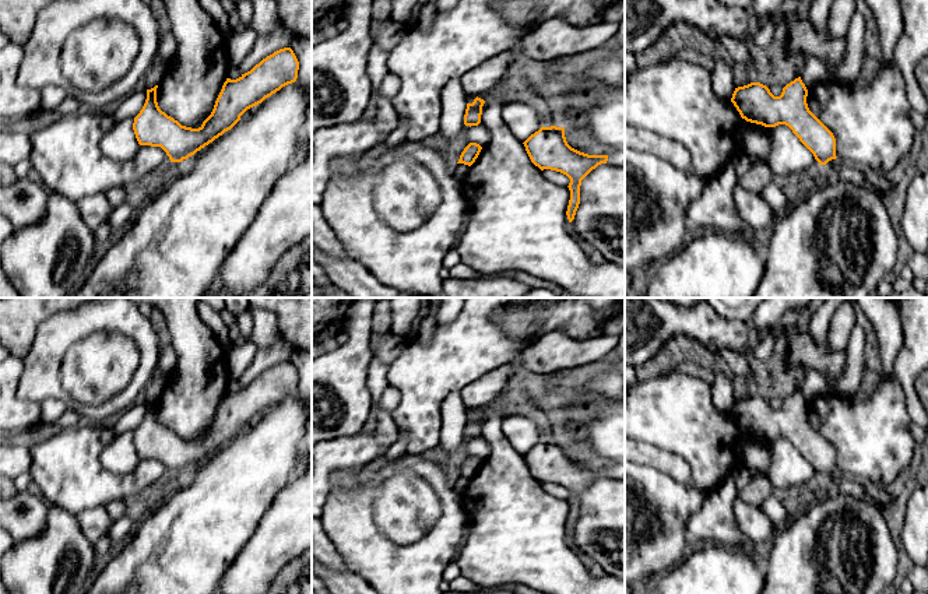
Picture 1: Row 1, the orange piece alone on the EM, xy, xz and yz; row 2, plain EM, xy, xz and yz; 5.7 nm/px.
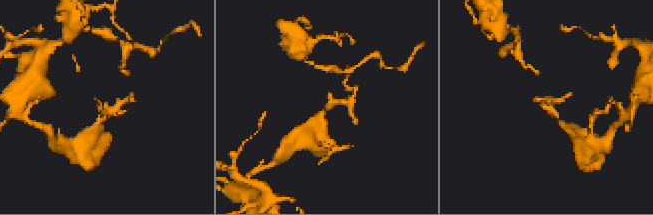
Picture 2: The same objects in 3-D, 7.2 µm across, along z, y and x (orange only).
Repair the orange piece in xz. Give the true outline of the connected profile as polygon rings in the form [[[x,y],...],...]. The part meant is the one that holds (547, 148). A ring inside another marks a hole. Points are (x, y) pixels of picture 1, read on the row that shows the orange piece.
[[[542,126],[523,144],[531,162],[541,171],[556,171],[570,179],[566,215],[572,222],[580,204],[581,180],[598,165],[607,164],[608,155],[588,155],[572,148],[566,141],[565,129],[556,126]]]

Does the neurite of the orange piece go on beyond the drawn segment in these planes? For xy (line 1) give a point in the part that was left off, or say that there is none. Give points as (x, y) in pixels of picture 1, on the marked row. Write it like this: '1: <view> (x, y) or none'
1: none

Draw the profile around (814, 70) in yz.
[[[819,57],[806,59],[799,67],[799,77],[805,84],[806,89],[812,85],[826,81],[827,67],[826,63]]]

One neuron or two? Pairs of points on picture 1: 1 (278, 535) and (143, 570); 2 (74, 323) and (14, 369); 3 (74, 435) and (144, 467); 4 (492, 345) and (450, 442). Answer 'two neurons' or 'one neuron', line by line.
1: two neurons
2: two neurons
3: one neuron
4: two neurons

